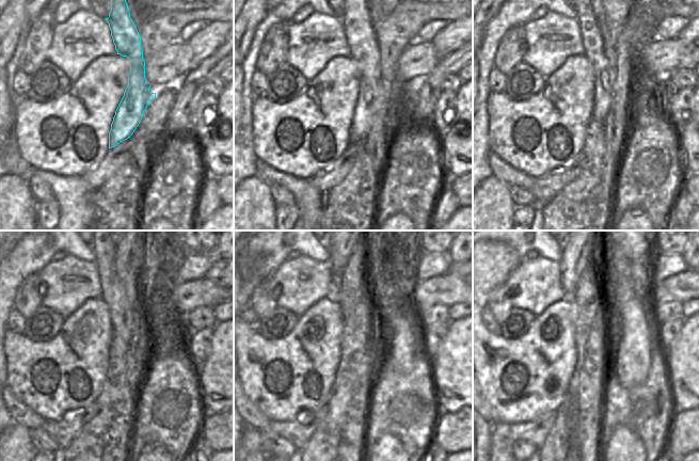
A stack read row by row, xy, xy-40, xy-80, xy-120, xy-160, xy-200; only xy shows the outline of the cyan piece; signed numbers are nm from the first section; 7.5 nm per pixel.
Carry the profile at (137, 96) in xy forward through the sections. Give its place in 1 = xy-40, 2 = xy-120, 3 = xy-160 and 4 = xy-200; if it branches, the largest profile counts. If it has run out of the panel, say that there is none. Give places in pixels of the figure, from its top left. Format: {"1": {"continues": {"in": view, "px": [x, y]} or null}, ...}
{"1": {"continues": {"in": "xy-40", "px": [375, 94]}}, "2": {"continues": {"in": "xy-120", "px": [124, 312]}}, "3": {"continues": {"in": "xy-160", "px": [364, 313]}}, "4": {"continues": {"in": "xy-200", "px": [601, 307]}}}

